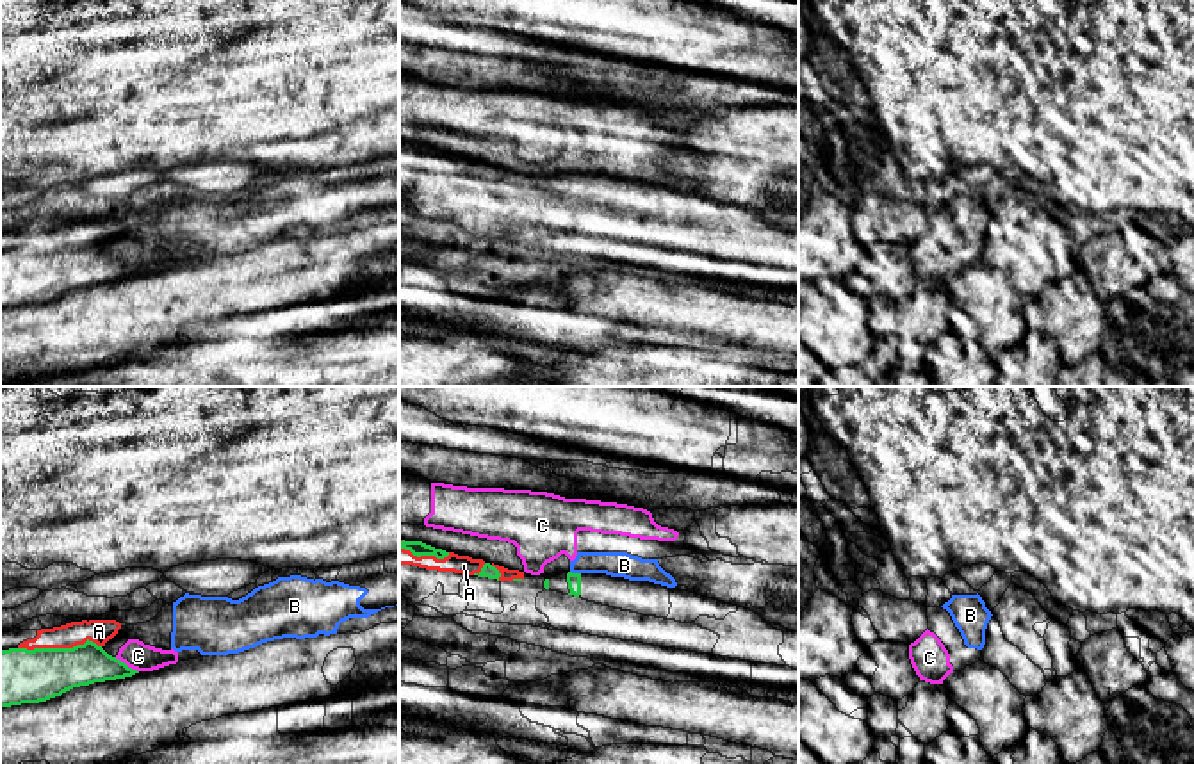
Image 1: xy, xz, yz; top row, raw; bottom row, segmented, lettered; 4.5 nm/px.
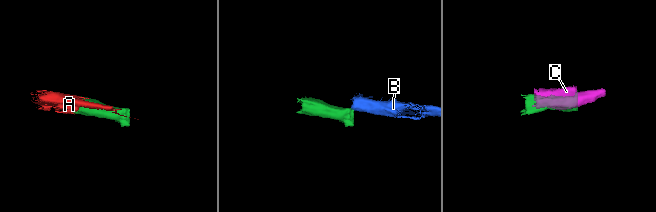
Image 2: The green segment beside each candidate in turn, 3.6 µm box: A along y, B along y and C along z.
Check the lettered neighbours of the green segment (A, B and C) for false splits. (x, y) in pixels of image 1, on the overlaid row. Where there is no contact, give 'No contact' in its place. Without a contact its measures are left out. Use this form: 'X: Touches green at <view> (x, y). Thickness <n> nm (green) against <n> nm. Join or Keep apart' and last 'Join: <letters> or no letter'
A: Touches green at xy (59, 649). Thickness 260 nm (green) against 110 nm. Join
B: Touches green at xz (576, 574). Thickness 60 nm (green) against 110 nm. Keep apart
C: Touches green at xy (125, 665). Thickness 190 nm (green) against 130 nm. Keep apart
Join: A

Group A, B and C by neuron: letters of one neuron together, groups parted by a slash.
A / B C

